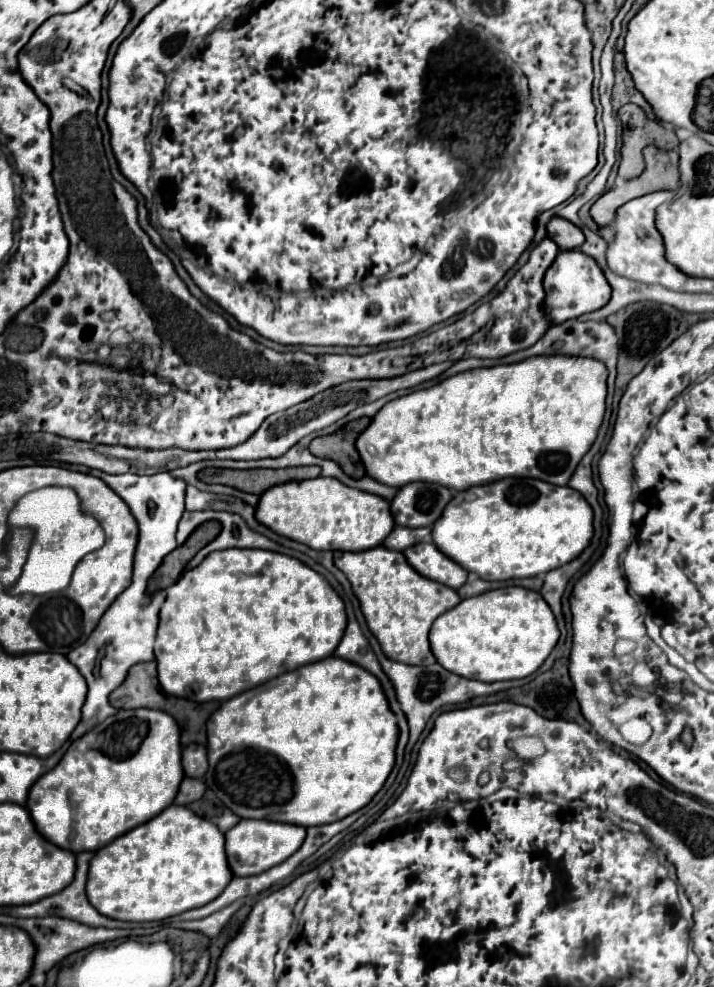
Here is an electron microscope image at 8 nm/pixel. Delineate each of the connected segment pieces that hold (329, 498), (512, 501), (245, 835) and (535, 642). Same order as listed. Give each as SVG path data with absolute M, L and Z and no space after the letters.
M326 476L272 486L260 496L256 510L258 522L280 536L310 546L312 550L370 550L380 546L394 528L390 502L386 498L350 488L340 480Z
M504 478L498 482L490 482L484 486L474 486L464 492L456 492L450 500L442 518L432 528L434 544L448 554L462 568L476 572L484 580L510 580L510 578L528 578L546 574L554 568L560 568L574 558L578 558L594 536L592 526L592 508L570 486L554 486L542 480L530 478Z
M240 820L226 832L226 856L234 876L250 876L290 858L306 838L306 828L272 820Z
M506 586L466 598L454 610L442 614L430 630L430 646L438 664L446 666L446 670L454 674L462 674L464 678L474 678L482 682L516 680L534 674L554 650L558 638L560 630L548 602L540 596L540 592L520 586Z

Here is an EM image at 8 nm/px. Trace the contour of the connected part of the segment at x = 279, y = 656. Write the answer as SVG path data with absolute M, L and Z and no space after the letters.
M222 550L222 552L208 554L202 560L200 566L188 570L166 592L168 592L168 596L166 596L166 602L160 610L160 626L158 626L156 650L154 650L156 662L158 662L158 680L160 680L160 686L164 688L166 694L188 698L188 700L194 700L194 702L228 700L228 698L232 698L234 694L238 694L242 690L250 690L250 688L254 688L262 682L268 682L270 678L274 678L280 672L288 672L288 670L294 670L302 664L322 660L322 658L334 654L334 650L336 650L336 646L342 640L342 634L346 630L344 602L340 600L336 590L324 580L324 576L320 576L318 572L314 572L312 568L302 564L300 560L290 558L286 554L278 554L278 552L268 552L268 550Z

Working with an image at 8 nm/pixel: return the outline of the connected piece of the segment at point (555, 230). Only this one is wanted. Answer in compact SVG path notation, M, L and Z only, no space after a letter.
M552 218L546 230L548 230L548 238L554 240L560 250L578 250L584 242L582 230L564 218Z

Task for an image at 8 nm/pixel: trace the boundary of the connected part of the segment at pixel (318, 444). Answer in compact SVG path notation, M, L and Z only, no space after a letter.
M358 418L340 428L338 432L322 438L314 438L310 444L312 454L320 458L330 458L342 466L346 474L352 474L352 478L362 478L366 474L364 464L356 450L356 438L366 430L370 424L370 418Z

